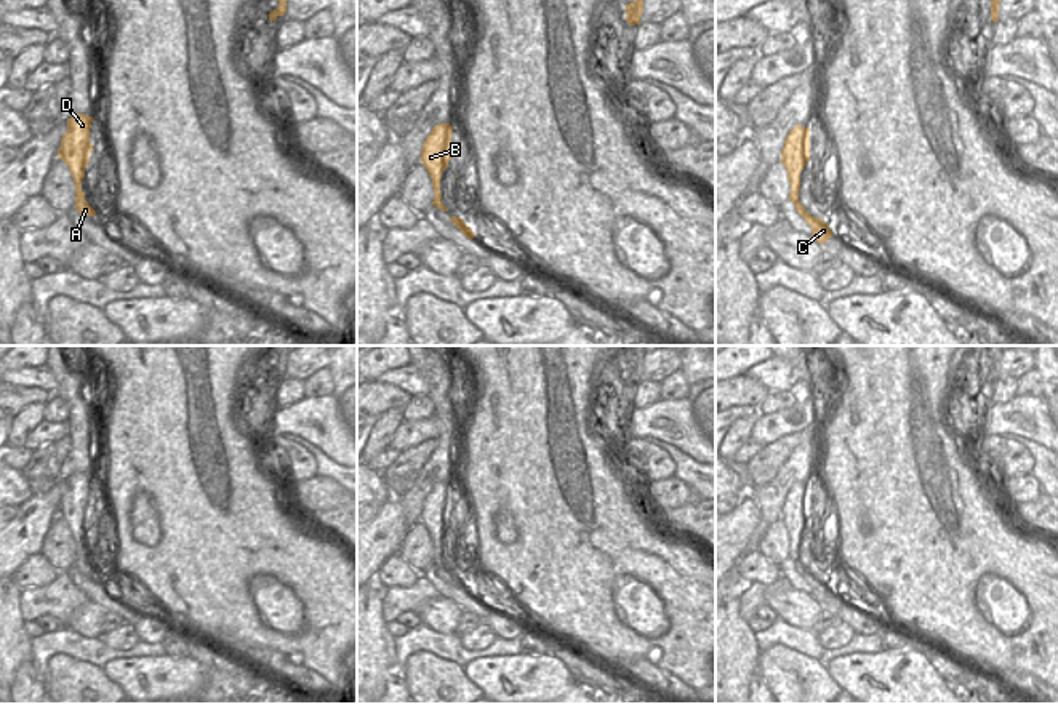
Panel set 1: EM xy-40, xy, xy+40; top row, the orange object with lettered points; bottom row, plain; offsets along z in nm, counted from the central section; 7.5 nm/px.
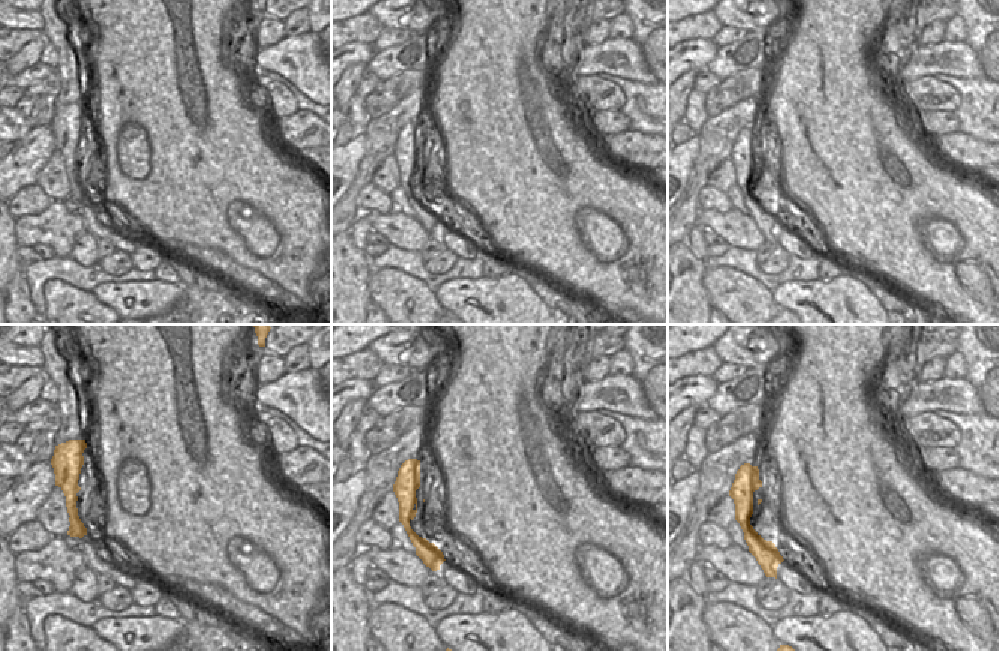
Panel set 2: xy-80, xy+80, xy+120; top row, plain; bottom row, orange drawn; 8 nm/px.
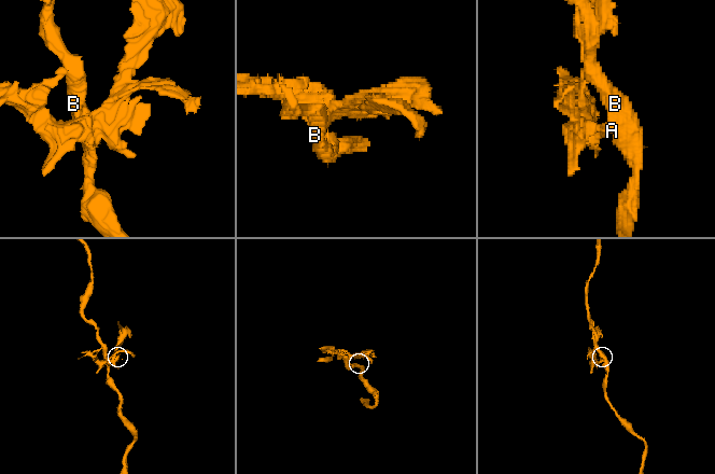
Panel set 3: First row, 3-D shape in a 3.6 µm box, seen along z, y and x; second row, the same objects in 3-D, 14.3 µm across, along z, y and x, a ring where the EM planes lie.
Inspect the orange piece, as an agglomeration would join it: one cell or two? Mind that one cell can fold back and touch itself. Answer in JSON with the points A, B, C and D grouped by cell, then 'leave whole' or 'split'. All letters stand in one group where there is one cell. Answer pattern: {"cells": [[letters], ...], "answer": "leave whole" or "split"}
{"cells": [["A"], ["B", "C", "D"]], "answer": "split"}

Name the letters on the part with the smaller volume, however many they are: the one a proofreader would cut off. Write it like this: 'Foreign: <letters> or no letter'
Foreign: A

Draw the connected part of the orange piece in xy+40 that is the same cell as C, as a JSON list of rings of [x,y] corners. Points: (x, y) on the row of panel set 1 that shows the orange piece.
[[[796,125],[786,136],[779,160],[784,165],[787,179],[791,182],[791,194],[787,198],[794,203],[797,213],[812,227],[812,238],[823,245],[834,235],[832,230],[823,219],[818,219],[807,213],[804,205],[797,200],[797,192],[800,190],[800,173],[808,160],[810,128]]]

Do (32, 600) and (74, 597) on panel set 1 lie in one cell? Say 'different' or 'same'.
same

